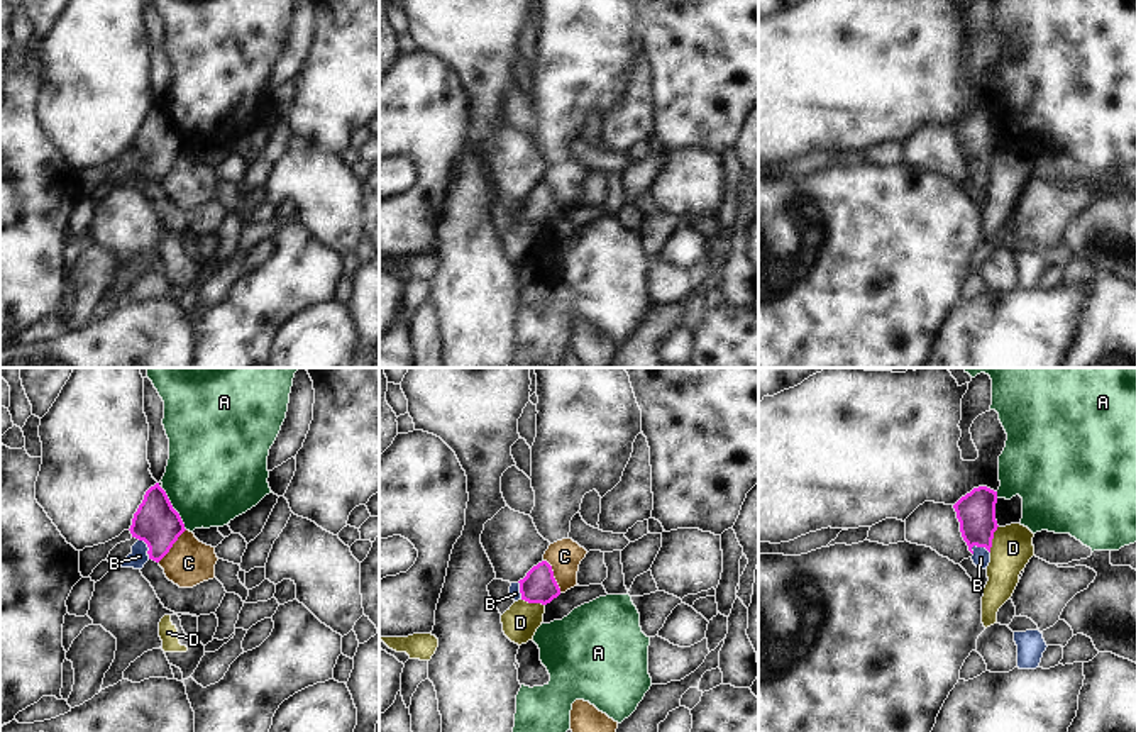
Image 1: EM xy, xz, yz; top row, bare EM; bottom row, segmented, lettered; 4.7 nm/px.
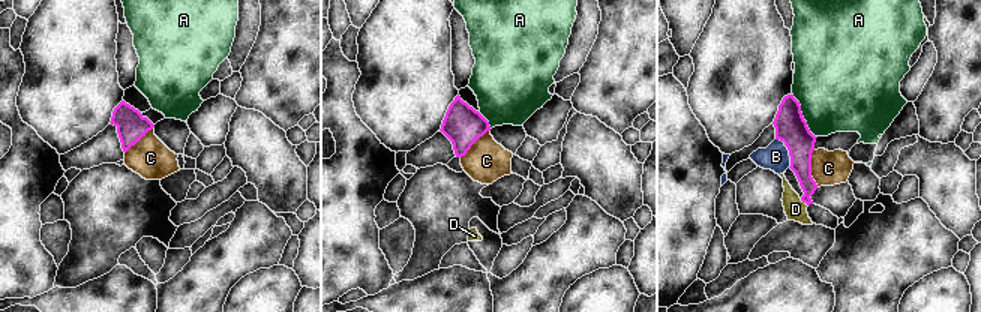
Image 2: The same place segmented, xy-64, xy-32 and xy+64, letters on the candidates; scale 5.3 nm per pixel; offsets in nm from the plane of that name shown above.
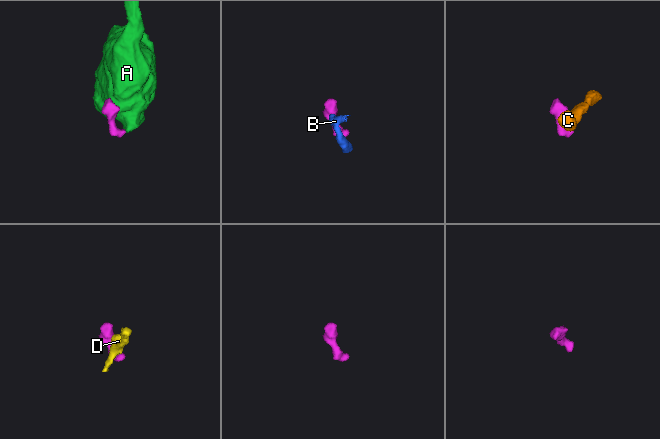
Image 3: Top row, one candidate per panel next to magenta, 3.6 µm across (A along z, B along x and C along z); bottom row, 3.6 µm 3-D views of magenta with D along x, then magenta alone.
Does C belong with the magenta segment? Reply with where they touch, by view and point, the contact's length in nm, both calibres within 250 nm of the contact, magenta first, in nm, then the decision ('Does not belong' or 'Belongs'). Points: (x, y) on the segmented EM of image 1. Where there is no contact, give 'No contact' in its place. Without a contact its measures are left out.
Touches magenta at xz (552, 576). Shared border 180 nm. Thickness 160 nm (magenta) against 160 nm. Does not belong.

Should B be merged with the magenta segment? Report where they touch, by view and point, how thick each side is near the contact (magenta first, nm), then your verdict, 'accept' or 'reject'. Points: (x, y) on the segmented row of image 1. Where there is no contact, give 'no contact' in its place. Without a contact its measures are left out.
yz (981, 546) | 190/90 nm | accept

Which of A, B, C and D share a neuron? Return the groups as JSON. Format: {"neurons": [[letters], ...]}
{"neurons": [["A"], ["B"], ["C"], ["D"]]}

